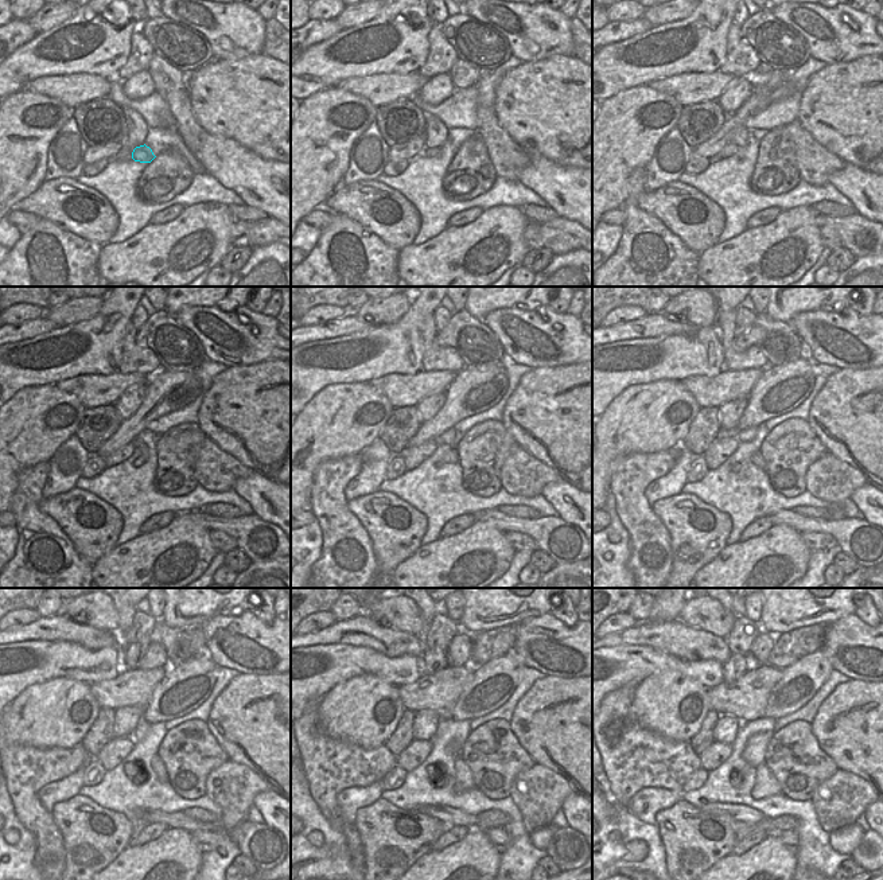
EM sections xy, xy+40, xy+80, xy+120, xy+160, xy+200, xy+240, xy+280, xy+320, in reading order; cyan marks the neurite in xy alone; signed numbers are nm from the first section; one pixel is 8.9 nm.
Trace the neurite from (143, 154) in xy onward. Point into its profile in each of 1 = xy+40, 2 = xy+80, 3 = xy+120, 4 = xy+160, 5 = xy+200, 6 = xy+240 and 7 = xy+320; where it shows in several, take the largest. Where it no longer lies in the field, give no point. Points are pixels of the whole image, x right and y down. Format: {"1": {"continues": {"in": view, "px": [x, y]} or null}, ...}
{"1": {"continues": {"in": "xy+40", "px": [430, 152]}}, "2": {"continues": {"in": "xy+80", "px": [730, 150]}}, "3": {"continues": {"in": "xy+120", "px": [123, 454]}}, "4": {"continues": {"in": "xy+160", "px": [413, 456]}}, "5": {"continues": {"in": "xy+200", "px": [720, 450]}}, "6": {"continues": {"in": "xy+240", "px": [113, 754]}}, "7": {"continues": {"in": "xy+320", "px": [718, 752]}}}

